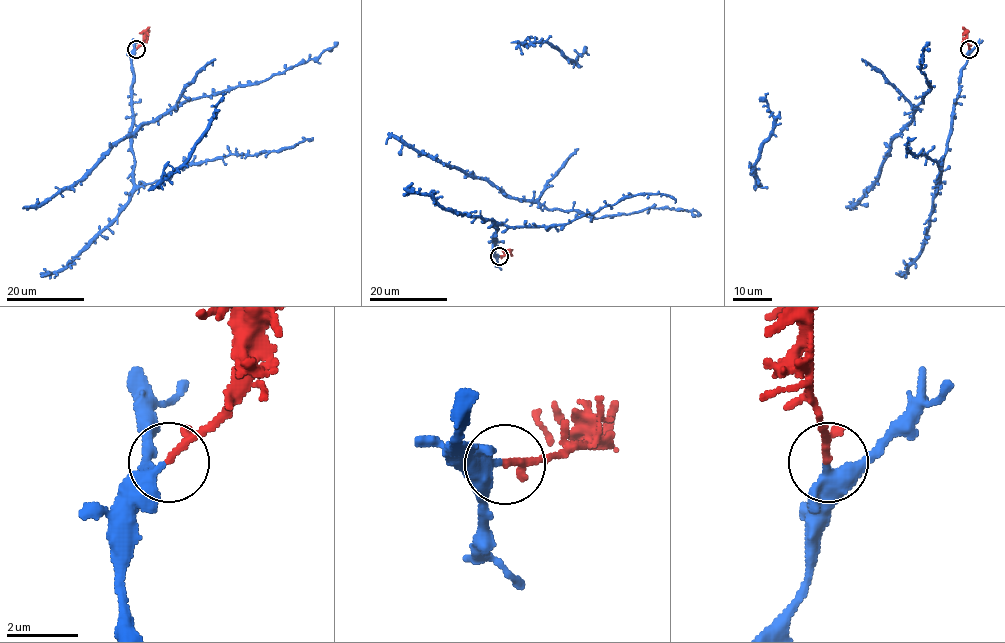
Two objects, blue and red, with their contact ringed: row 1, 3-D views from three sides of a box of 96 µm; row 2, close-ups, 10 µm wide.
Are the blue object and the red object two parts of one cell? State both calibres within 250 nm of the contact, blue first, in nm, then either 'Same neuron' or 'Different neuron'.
Thickness 320 nm (blue) against 150 nm. Different neuron

